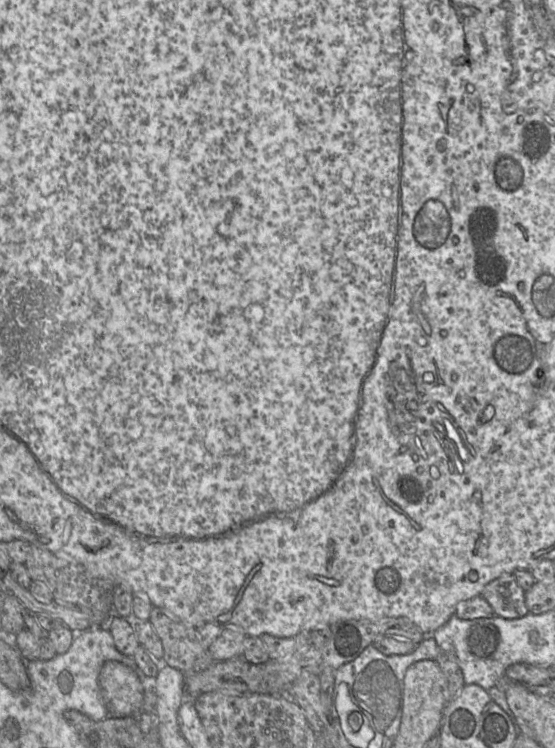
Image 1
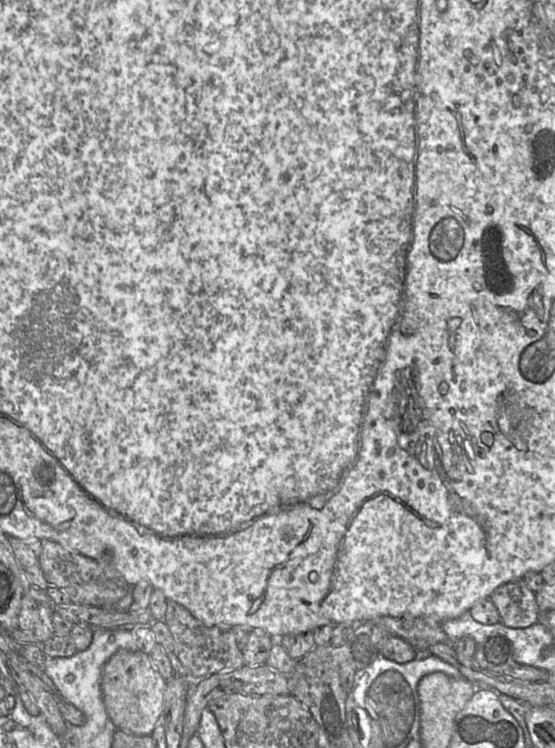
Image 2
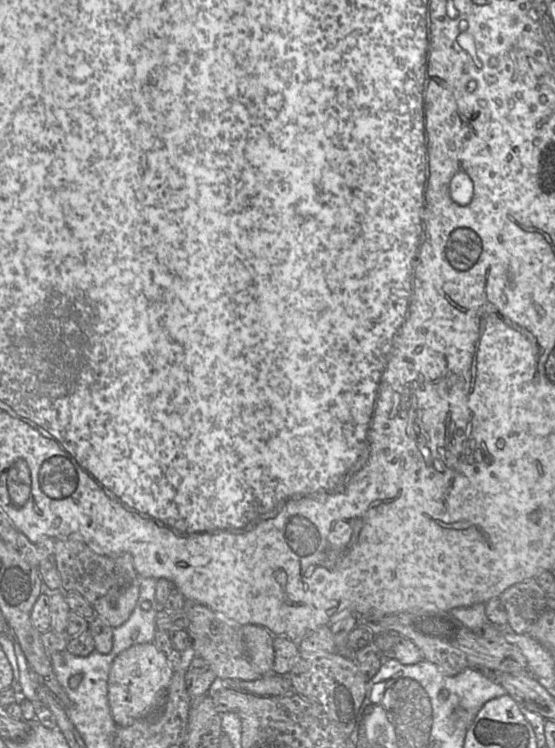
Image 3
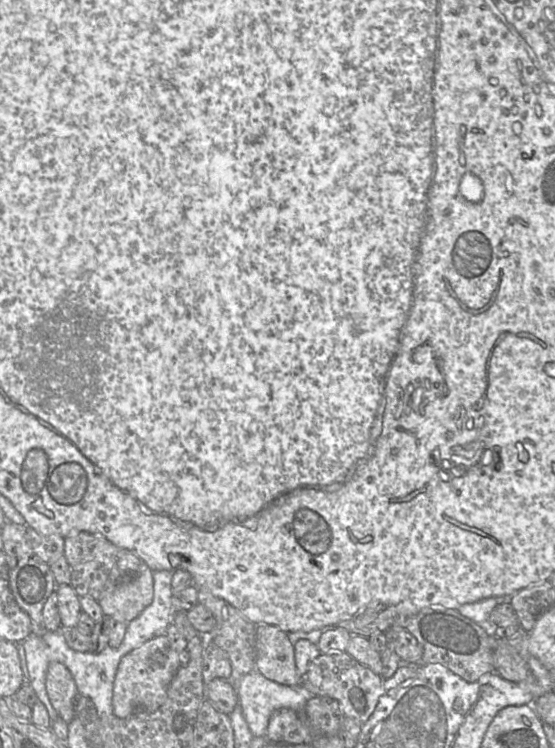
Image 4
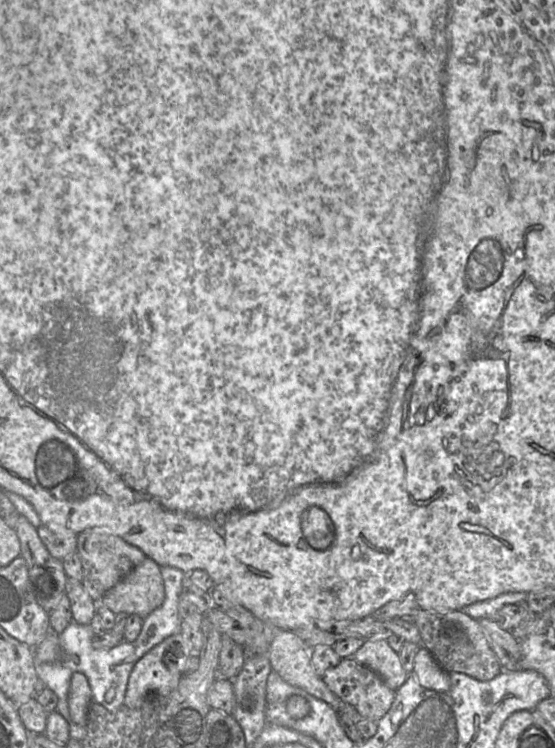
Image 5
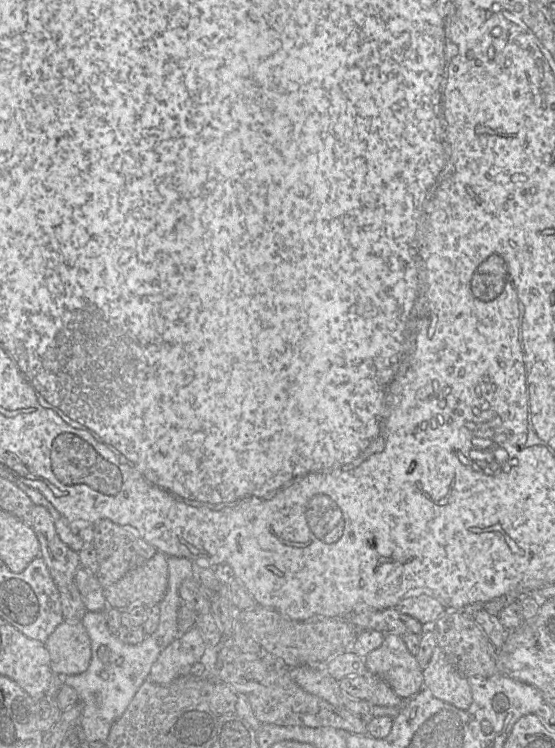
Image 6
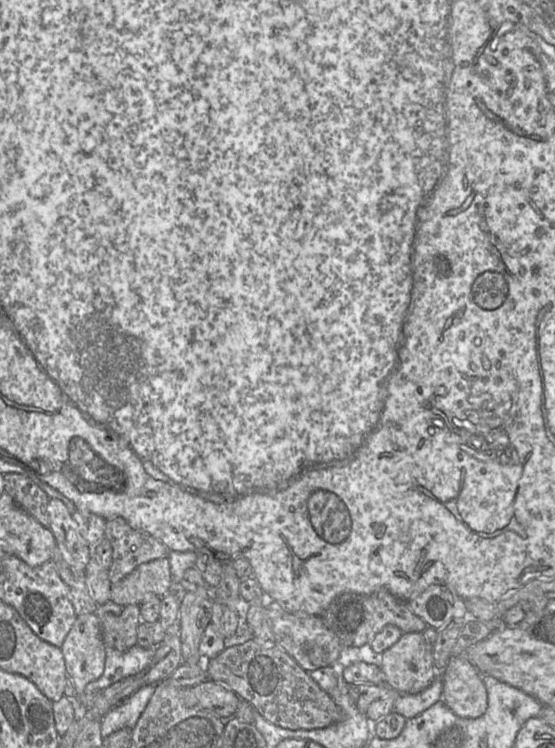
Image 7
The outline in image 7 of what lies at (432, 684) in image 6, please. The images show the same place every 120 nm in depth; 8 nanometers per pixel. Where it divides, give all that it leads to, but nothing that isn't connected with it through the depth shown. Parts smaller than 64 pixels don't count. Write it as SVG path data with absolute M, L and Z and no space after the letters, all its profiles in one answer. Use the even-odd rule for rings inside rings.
M451 656L446 667L439 671L443 689L441 700L457 715L465 718L478 718L488 705L488 695L482 674L464 656Z

